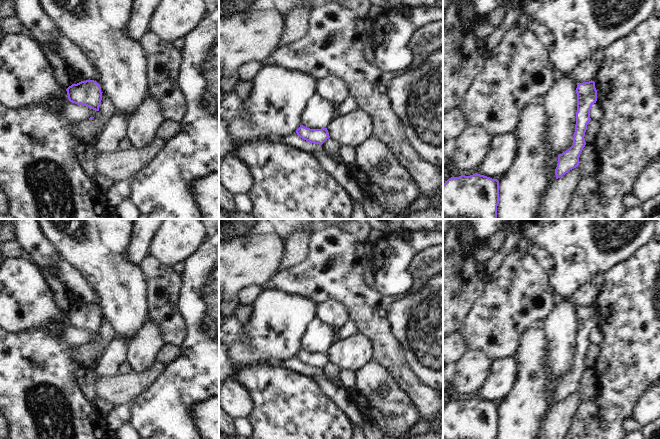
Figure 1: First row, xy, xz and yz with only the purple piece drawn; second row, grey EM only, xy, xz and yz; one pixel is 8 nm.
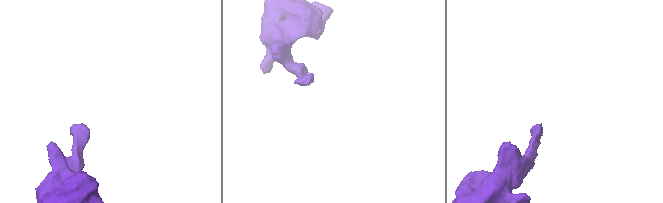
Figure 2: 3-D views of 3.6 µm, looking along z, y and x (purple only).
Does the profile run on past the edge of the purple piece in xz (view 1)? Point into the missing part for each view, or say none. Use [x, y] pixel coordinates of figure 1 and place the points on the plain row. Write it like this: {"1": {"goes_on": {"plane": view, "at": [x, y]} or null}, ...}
{"1": {"goes_on": null}}

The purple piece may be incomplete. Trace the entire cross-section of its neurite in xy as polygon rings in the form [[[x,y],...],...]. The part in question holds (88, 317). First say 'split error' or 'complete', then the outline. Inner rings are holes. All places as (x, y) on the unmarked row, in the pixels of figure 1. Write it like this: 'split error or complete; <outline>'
complete; [[[81,305],[77,308],[72,308],[66,315],[70,326],[99,335],[103,316],[96,305]]]

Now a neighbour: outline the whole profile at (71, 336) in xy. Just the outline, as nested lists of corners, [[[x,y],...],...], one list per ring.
[[[72,326],[64,328],[57,338],[66,345],[72,347],[81,347],[90,341],[99,341],[99,335],[95,335],[81,328],[77,329]]]

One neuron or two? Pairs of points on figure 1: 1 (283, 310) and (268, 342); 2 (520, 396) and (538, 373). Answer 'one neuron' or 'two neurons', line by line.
1: one neuron
2: one neuron

